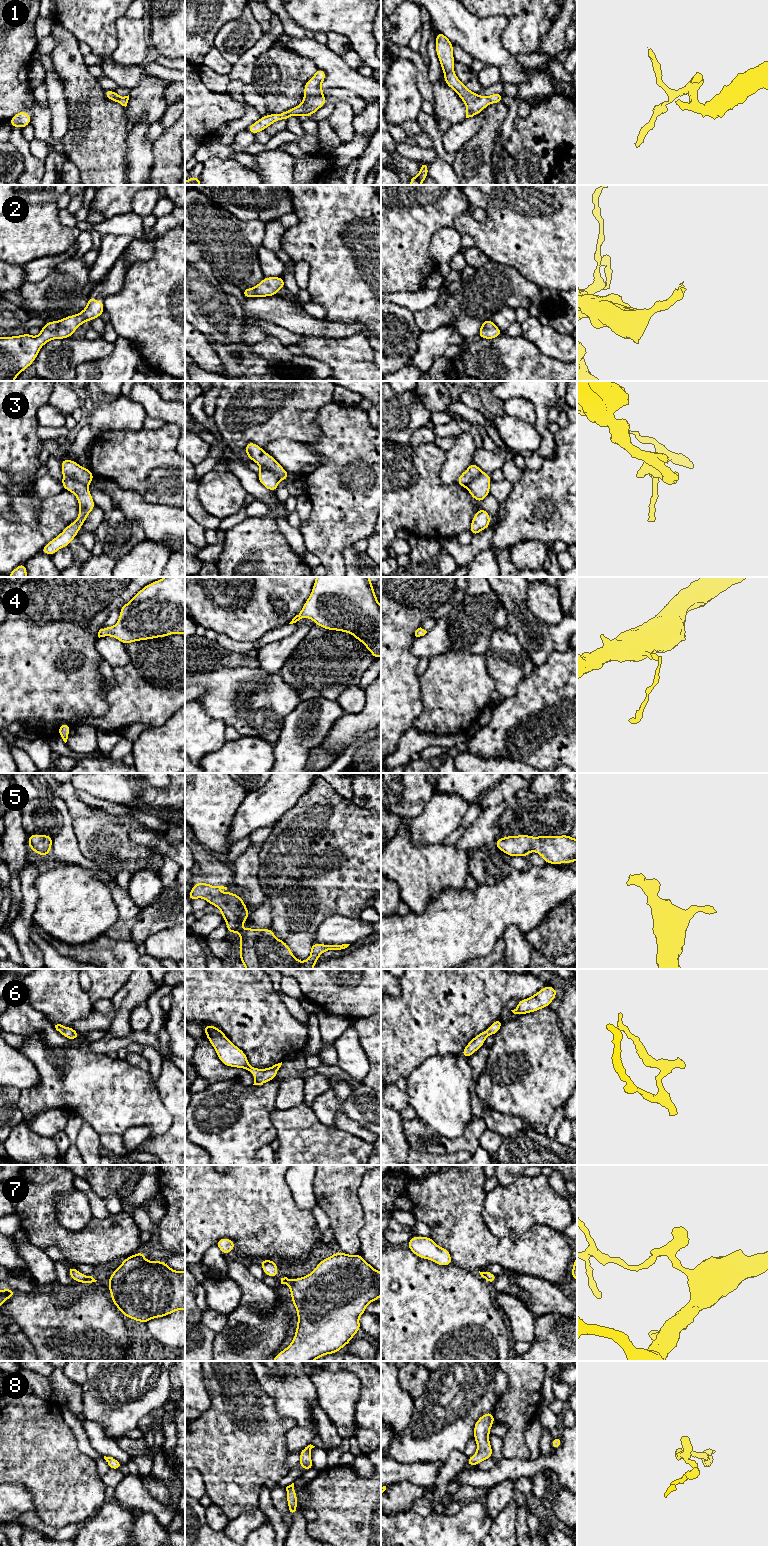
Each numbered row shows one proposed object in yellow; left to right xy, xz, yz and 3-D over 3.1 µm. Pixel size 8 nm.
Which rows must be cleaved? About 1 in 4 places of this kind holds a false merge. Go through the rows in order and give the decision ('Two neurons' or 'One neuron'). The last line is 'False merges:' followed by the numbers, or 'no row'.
1: One neuron
2: One neuron
3: Two neurons
4: One neuron
5: One neuron
6: One neuron
7: One neuron
8: One neuron
False merges: 3

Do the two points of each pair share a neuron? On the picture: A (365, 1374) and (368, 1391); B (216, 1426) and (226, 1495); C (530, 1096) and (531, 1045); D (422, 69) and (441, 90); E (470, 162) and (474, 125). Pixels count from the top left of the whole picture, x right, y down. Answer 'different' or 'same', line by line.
A: same
B: same
C: same
D: different
E: different

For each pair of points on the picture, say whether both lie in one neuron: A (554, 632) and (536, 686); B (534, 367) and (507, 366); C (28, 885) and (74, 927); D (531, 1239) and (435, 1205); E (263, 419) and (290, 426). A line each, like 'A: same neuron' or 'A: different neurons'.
A: different neurons
B: same neuron
C: different neurons
D: same neuron
E: same neuron

